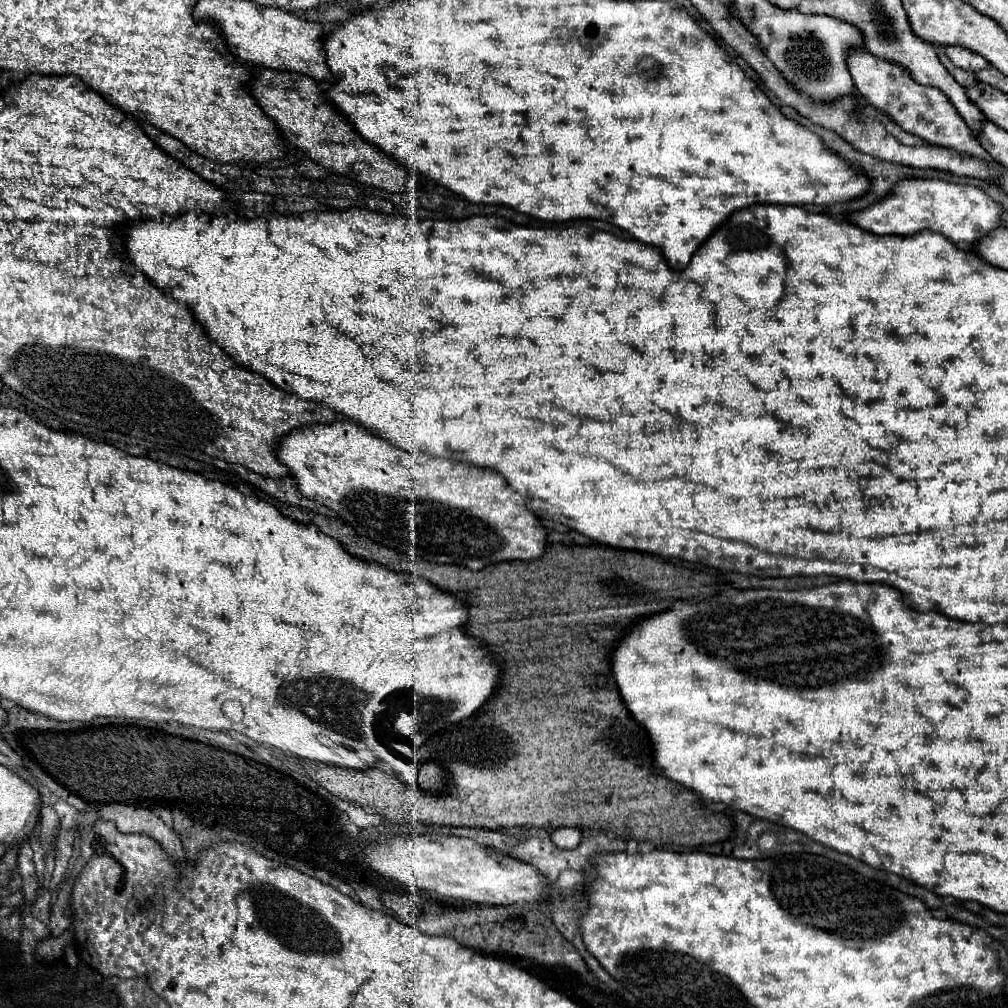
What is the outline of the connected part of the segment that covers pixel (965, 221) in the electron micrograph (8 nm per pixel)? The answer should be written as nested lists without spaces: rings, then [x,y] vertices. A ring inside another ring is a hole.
[[[919,178],[919,180],[901,180],[893,188],[893,192],[887,194],[881,202],[869,206],[867,210],[851,214],[851,222],[873,234],[911,236],[921,230],[931,230],[947,236],[955,244],[959,242],[973,244],[985,238],[991,230],[1003,226],[1001,214],[1003,206],[975,186]]]

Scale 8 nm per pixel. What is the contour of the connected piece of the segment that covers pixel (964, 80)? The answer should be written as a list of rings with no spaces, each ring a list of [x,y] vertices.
[[[933,44],[935,46],[935,52],[939,54],[939,60],[947,66],[947,70],[955,76],[955,80],[961,84],[961,86],[973,86],[975,82],[977,82],[977,78],[975,78],[975,74],[973,72],[963,72],[961,68],[957,68],[947,56],[945,56],[945,50],[943,50],[943,46],[937,46],[937,44]]]

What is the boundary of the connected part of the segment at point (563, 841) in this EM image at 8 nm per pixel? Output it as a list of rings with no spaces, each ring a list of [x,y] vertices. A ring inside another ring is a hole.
[[[559,828],[559,830],[551,832],[551,840],[557,848],[571,850],[571,848],[577,848],[579,842],[581,842],[581,830],[577,830],[577,828]]]

